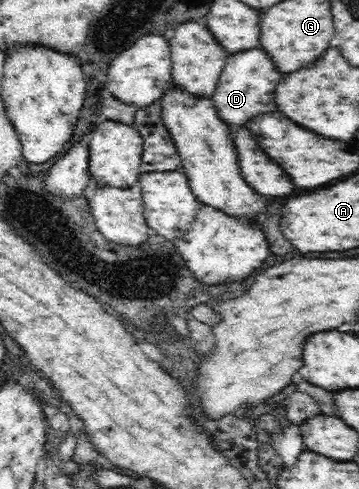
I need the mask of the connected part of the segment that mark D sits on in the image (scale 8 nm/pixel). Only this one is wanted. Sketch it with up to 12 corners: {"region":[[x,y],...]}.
{"region":[[264,52],[227,57],[209,96],[240,128],[276,110],[280,76]]}

